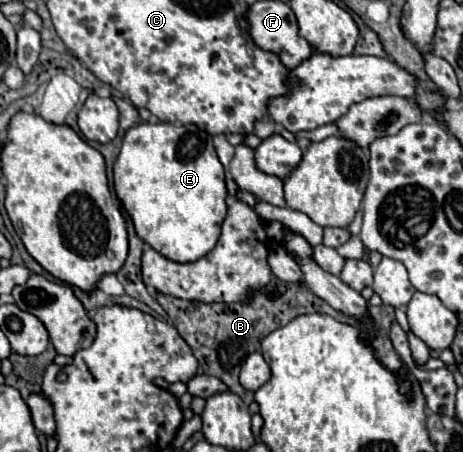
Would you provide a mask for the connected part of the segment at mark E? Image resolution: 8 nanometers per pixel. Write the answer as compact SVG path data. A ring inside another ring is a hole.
M139 123L133 125L123 139L119 157L113 167L113 187L125 211L133 219L137 235L157 253L171 261L189 263L207 255L221 233L221 223L227 213L225 171L213 149L211 135L197 125L173 123Z

